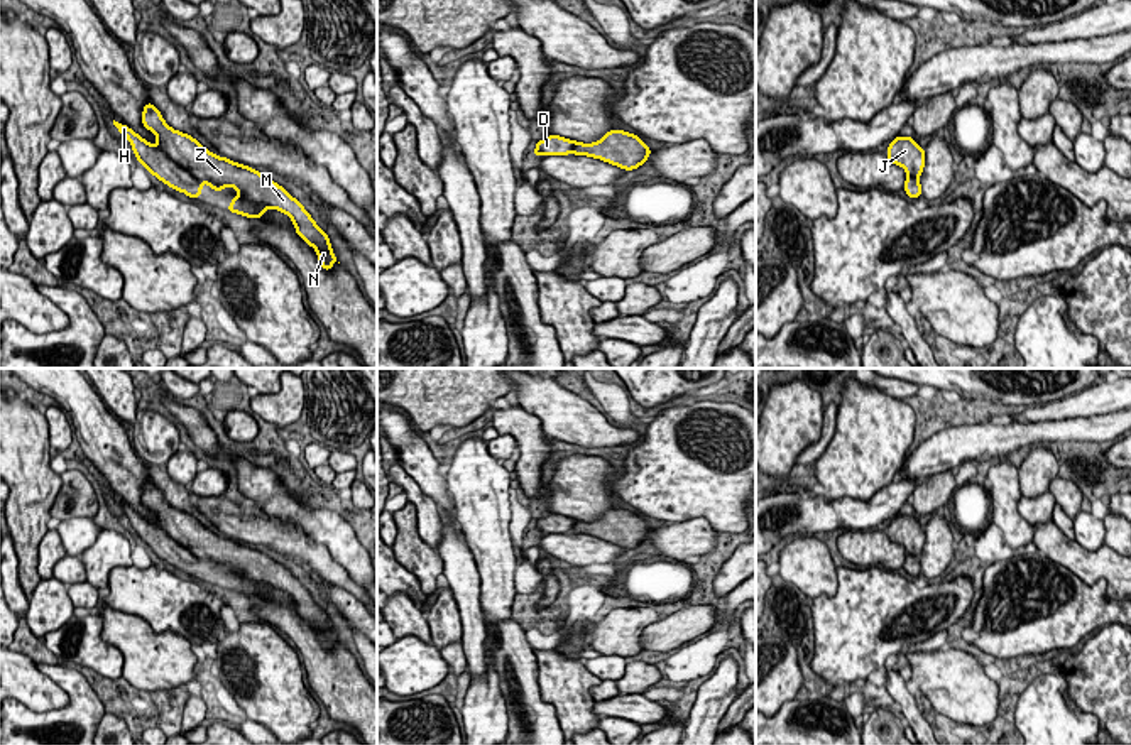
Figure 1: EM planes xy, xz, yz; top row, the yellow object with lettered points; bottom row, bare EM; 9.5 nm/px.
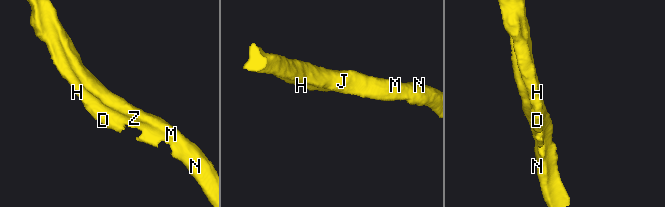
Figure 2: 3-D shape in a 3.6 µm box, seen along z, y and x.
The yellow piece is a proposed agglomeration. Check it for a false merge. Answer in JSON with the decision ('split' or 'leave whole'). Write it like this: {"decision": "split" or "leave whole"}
{"decision": "leave whole"}

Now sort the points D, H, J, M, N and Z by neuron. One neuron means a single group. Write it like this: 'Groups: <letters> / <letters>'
Groups: D H J M N Z

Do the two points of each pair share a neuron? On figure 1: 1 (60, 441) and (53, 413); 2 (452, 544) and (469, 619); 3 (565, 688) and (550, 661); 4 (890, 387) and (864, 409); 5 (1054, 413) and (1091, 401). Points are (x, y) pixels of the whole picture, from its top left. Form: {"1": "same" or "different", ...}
{"1": "same", "2": "same", "3": "same", "4": "different", "5": "same"}

